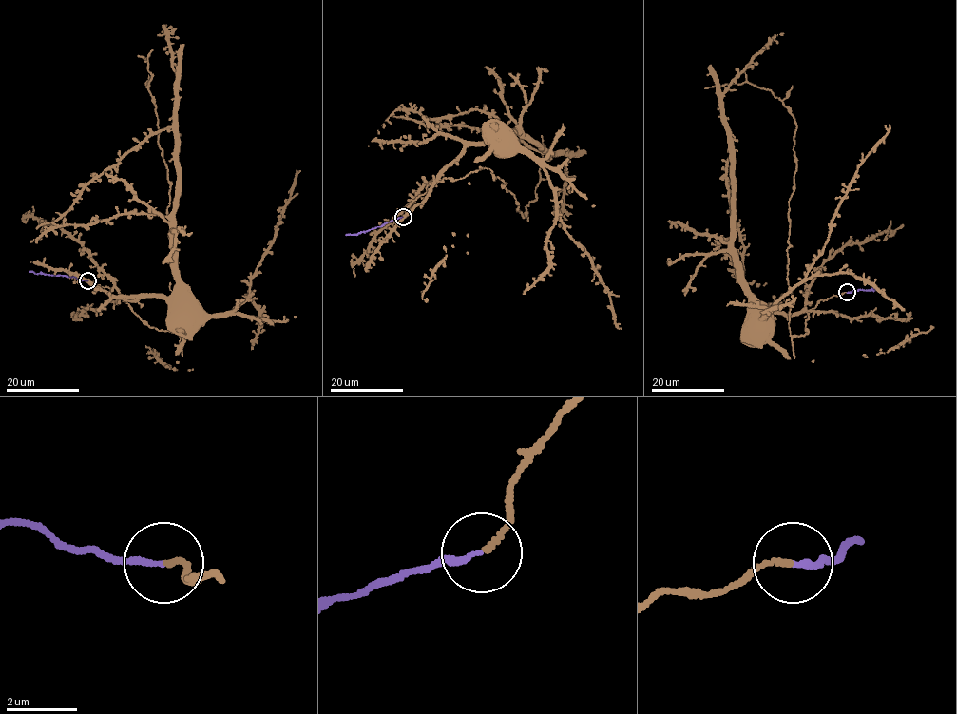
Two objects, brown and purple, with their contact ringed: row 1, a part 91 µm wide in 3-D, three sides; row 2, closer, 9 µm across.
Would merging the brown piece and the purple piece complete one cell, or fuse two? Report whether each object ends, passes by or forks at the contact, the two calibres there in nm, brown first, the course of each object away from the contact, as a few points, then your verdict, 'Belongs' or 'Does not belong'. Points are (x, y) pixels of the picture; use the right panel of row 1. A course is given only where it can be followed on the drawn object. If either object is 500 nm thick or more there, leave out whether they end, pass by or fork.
At the ring brown ends. At the ring purple ends. Thickness 130 nm (brown) against 150 nm. Course of brown: (847, 292), (821, 299), (807, 312), (808, 333), (792, 337), (796, 123), (769, 89), (747, 82), (704, 88). Course of purple: (847, 292), (860, 289), (874, 290). Belongs

